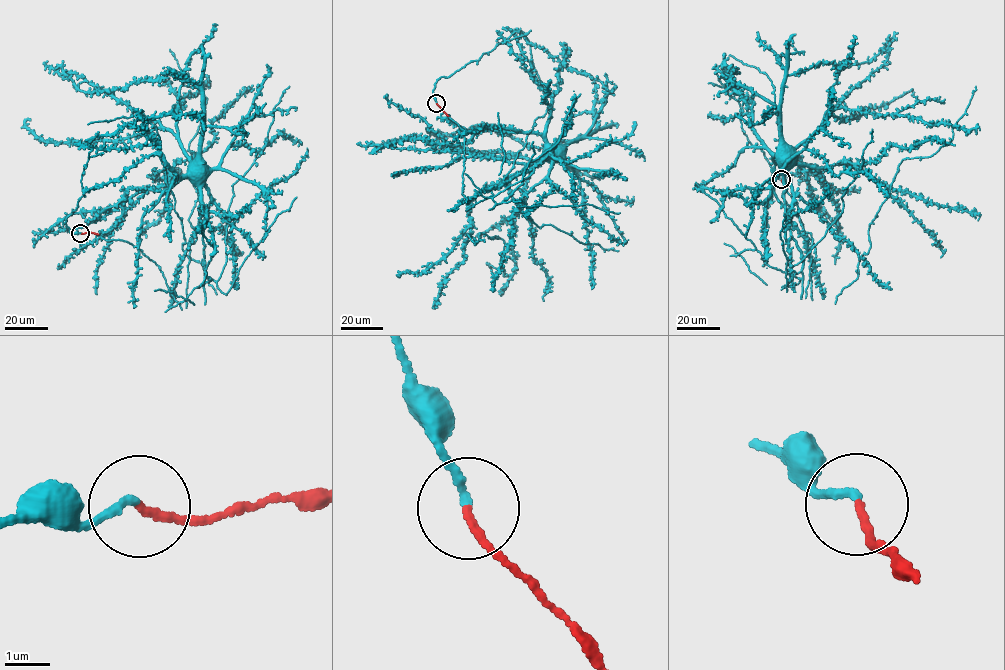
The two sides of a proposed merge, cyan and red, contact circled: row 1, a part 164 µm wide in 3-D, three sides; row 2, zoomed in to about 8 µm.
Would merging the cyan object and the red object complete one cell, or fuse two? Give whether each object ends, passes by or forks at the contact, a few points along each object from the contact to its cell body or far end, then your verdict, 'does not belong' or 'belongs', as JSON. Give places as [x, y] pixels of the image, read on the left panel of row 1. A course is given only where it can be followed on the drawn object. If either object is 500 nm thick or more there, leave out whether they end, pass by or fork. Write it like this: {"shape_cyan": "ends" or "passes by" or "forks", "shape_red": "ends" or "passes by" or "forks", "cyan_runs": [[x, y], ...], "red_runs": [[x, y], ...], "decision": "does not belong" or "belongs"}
{"shape_cyan": "ends", "shape_red": "ends", "cyan_runs": [[80, 232], [71, 233], [65, 222], [83, 195], [80, 181], [89, 145], [155, 146], [178, 176], [199, 169]], "red_runs": [[80, 233], [98, 234]], "decision": "belongs"}

